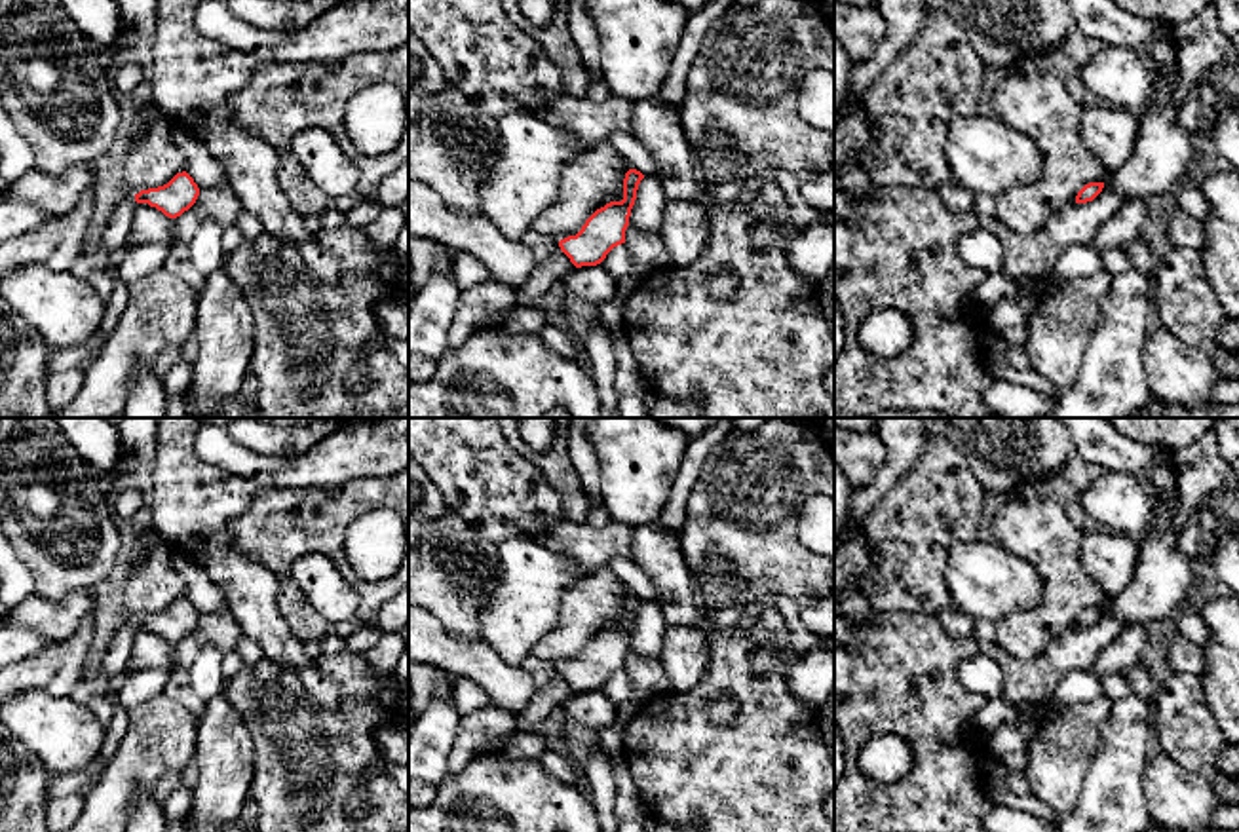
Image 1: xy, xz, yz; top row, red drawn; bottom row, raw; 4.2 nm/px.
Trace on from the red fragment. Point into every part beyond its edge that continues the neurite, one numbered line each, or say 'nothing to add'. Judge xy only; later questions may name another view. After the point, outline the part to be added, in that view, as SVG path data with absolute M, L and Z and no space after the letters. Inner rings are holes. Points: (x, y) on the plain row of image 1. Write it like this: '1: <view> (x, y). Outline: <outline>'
1: xy (114, 661). Outline: M144 614L131 615L116 633L108 652L103 657L103 663L97 671L99 678L112 678L124 674L127 669L127 659L131 653L131 638L137 633L135 621Z

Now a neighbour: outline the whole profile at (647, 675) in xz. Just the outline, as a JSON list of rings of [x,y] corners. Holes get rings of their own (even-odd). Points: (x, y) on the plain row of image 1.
[[[629,650],[625,655],[625,671],[633,682],[633,688],[644,697],[673,691],[659,657],[644,659]]]

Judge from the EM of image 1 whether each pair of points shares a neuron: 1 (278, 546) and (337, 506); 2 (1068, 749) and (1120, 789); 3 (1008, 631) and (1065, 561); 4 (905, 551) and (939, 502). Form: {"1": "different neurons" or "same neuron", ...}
{"1": "same neuron", "2": "different neurons", "3": "same neuron", "4": "same neuron"}

